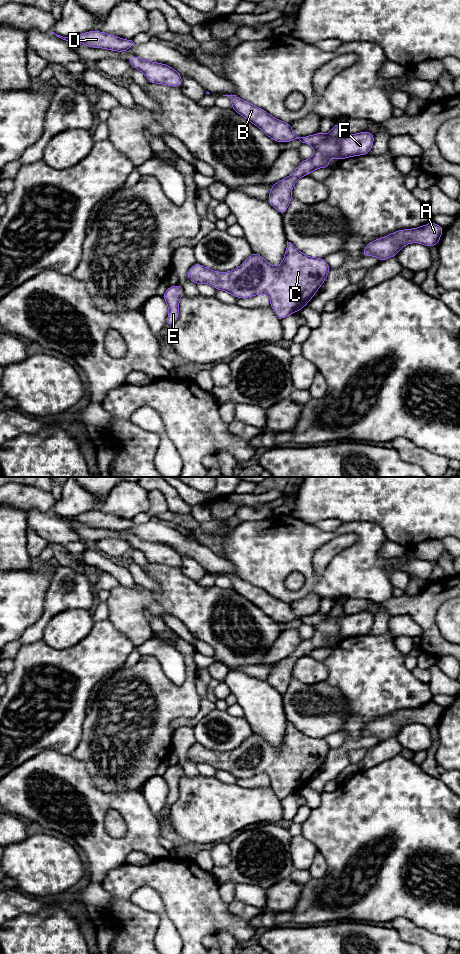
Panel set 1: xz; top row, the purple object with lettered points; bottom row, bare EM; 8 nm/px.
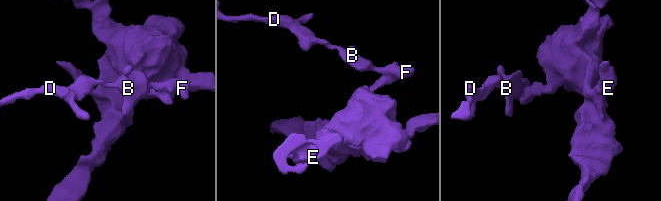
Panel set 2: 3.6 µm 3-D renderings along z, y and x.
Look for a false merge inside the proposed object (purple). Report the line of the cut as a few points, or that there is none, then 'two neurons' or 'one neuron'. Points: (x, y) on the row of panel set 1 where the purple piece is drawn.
cut xz (343, 132), (338, 140), (339, 151), (343, 158); two neurons

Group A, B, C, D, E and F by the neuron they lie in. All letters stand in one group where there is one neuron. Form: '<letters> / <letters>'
A C E / B D F

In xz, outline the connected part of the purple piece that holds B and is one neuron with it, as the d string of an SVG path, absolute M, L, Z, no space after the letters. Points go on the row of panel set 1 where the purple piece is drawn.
M236 95L223 96L227 96L231 100L231 109L259 127L268 137L278 143L299 139L304 144L316 147L328 137L328 134L321 134L319 132L310 136L298 137L293 131L291 124L274 118L263 109L240 99Z

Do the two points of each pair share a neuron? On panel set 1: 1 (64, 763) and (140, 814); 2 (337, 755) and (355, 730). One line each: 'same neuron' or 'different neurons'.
1: same neuron
2: different neurons

